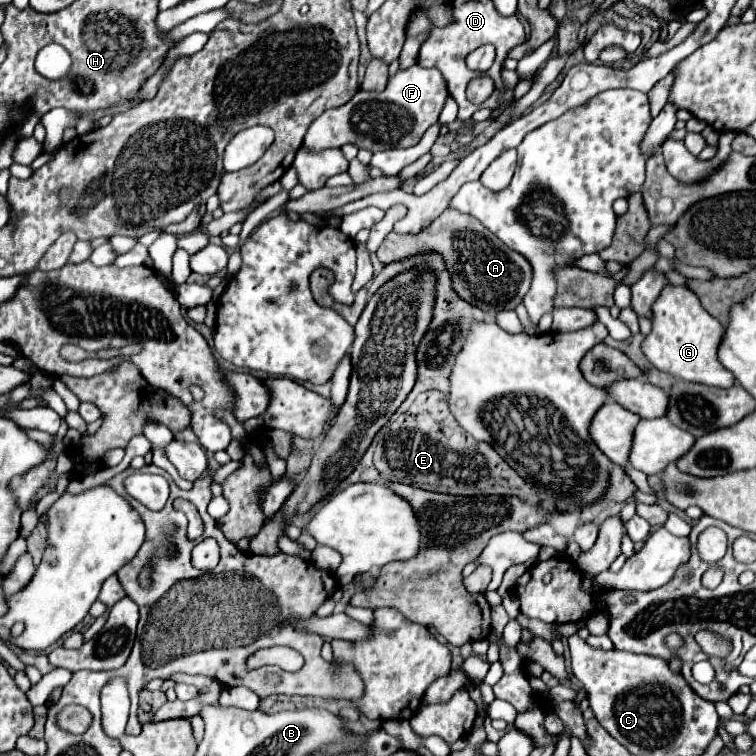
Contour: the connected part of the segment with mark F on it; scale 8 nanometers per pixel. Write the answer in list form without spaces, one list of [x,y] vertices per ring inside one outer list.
[[[419,64],[399,70],[383,92],[365,92],[349,100],[347,106],[325,110],[307,130],[307,148],[341,148],[343,144],[357,144],[371,152],[389,148],[409,148],[415,146],[425,130],[437,124],[439,114],[449,98],[447,82],[437,68],[423,68]]]

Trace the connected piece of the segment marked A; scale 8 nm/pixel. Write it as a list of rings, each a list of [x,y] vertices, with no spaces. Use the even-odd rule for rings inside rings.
[[[445,210],[419,234],[389,232],[379,246],[377,256],[383,264],[389,264],[415,252],[441,252],[453,274],[455,292],[469,304],[491,314],[499,310],[513,310],[523,300],[531,284],[531,266],[527,266],[527,260],[517,252],[507,250],[507,246],[479,220],[457,210]]]

